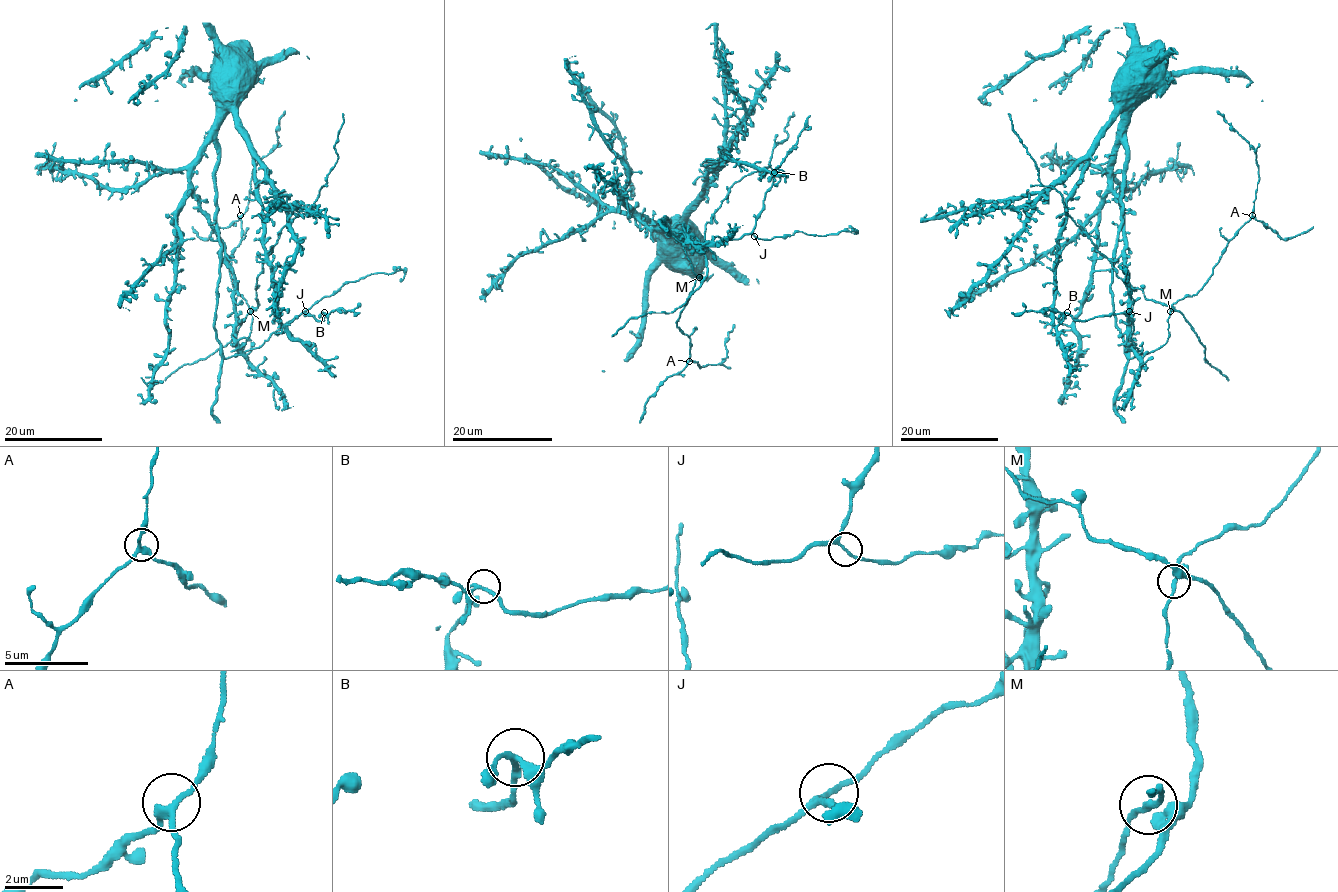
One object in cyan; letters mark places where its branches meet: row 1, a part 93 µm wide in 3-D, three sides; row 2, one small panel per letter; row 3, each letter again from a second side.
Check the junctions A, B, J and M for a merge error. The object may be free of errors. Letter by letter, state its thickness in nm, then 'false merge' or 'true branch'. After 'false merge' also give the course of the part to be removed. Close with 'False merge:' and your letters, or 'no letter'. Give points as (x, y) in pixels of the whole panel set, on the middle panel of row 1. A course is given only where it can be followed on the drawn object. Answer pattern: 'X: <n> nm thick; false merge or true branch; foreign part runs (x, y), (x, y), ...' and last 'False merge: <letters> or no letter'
A: 240 nm thick; true branch
B: 190 nm thick; true branch
J: 150 nm thick; true branch
M: 170 nm thick; true branch
False merge: no letter

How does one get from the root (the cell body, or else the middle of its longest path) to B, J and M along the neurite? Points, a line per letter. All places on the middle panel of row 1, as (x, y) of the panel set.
B: (673, 237), (665, 237), (664, 248), (664, 227), (699, 245), (716, 236), (736, 240), (748, 235), (774, 172)
J: (673, 237), (665, 237), (664, 248), (664, 227), (679, 231), (699, 245), (716, 236), (726, 240), (754, 236)
M: (673, 237), (666, 236), (663, 247), (664, 227), (685, 235), (683, 248), (693, 272), (701, 276), (699, 277)

